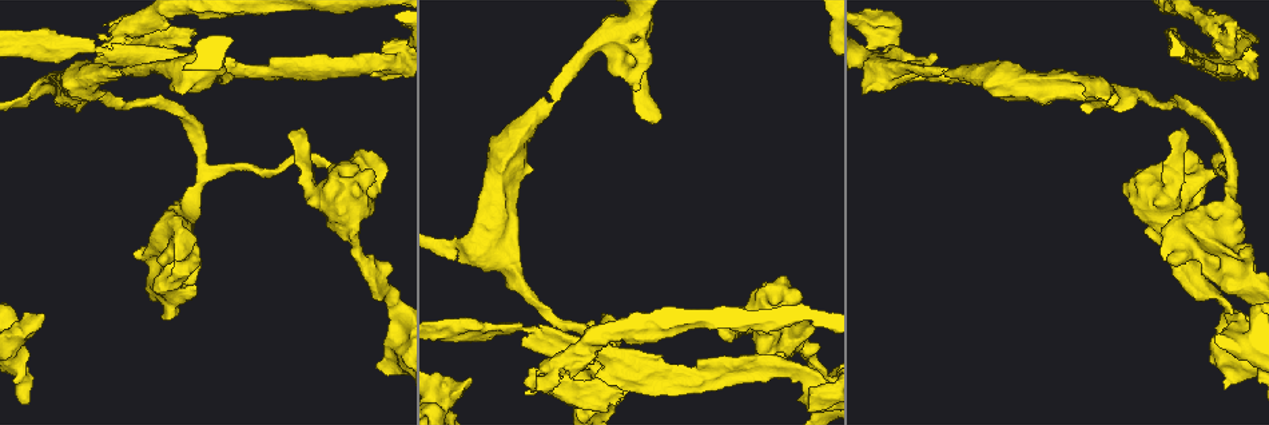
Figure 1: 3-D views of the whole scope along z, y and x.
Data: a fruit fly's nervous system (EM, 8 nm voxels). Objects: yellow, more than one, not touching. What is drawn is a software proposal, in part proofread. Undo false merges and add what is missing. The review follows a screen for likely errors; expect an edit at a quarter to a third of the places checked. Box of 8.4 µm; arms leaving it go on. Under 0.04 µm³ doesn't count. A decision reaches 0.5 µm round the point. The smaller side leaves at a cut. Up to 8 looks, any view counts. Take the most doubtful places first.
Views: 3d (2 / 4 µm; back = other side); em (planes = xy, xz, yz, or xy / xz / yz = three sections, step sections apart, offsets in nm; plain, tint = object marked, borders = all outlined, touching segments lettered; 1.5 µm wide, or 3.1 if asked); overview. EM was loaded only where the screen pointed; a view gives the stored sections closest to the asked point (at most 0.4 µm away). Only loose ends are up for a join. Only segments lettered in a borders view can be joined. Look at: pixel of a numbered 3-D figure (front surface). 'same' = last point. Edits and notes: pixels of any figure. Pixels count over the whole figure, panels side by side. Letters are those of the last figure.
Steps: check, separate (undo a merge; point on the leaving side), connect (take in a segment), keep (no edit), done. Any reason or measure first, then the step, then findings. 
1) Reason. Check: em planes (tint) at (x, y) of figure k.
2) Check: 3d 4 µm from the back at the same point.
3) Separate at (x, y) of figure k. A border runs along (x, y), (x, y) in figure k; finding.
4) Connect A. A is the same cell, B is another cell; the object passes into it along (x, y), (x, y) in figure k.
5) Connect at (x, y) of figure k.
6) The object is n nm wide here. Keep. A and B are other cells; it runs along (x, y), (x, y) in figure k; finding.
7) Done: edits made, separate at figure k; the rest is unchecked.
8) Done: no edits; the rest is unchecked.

Thick end. Check: 3d 4 µm at (470, 377) of figure 1.

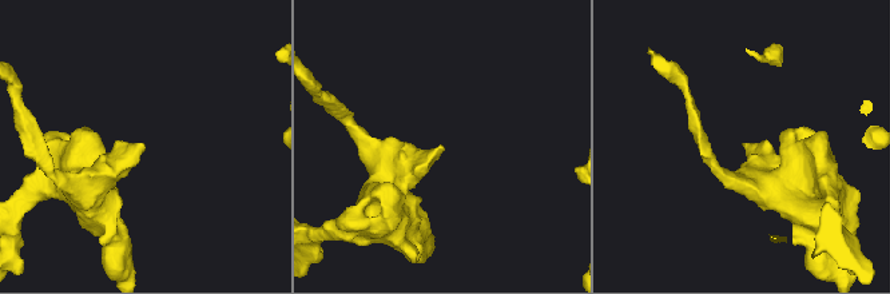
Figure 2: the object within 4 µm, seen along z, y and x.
Check: em planes (plain) at (141, 145) of figure 2.

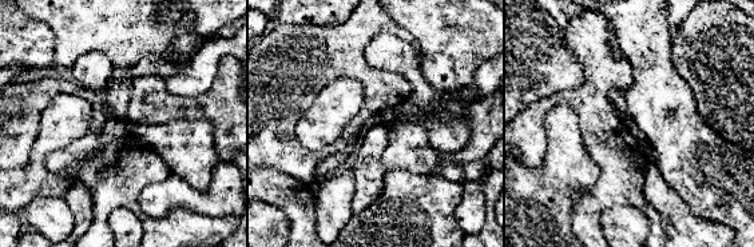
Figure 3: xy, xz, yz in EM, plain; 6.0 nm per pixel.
Check: em planes (borders) at the same point.

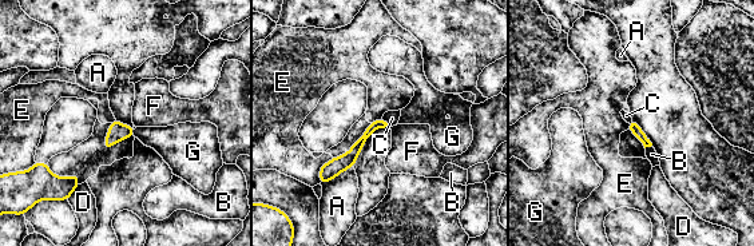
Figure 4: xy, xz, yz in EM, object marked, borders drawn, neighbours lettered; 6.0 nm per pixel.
Keep. A, B, C, D, E, F and G are other cells; a border runs along (383, 116), (389, 126) in figure 4; no lettered segment goes on from it.

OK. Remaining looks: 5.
Thick turns thin. Check: em planes (borders) at (1213, 174) of figure 1.

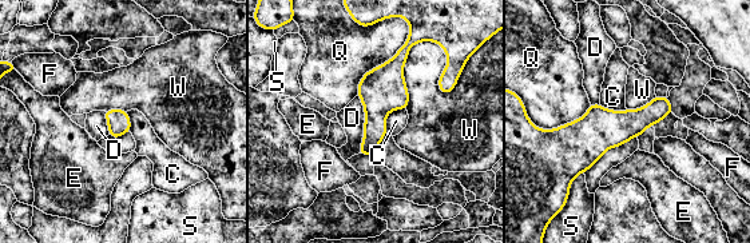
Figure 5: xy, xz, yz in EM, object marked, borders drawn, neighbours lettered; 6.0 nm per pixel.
The object is 140 nm wide here. Keep. C, D, E, F, Q, S and W are other cells; a border runs along (357, 95), (364, 112), (360, 152) in figure 5; one cell here.

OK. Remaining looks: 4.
Closes a loop. Check: 3d 4 µm from the back at (1100, 100) of figure 1.

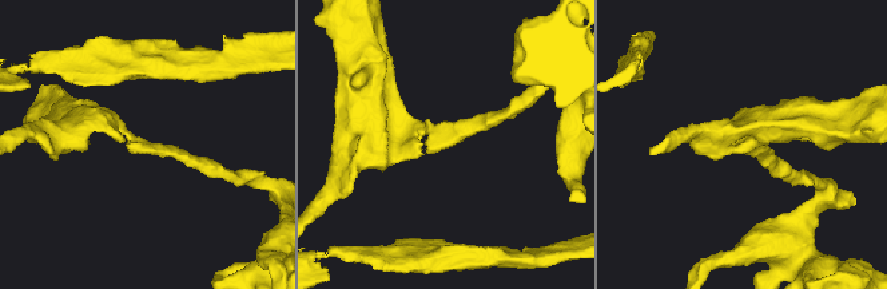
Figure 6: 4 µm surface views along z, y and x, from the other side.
Check: em yz step 8 (borders) at (130, 143) of figure 6.

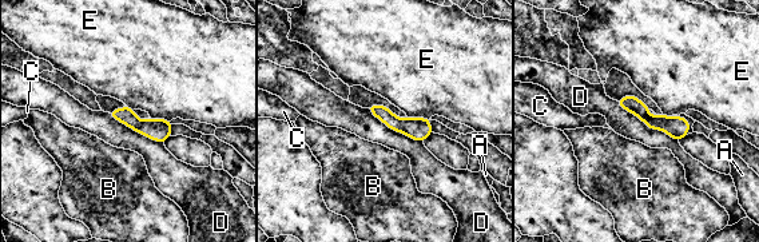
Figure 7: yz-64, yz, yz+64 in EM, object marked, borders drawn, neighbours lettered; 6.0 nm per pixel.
Cut it another way. Check: em planes (borders) at the same point.

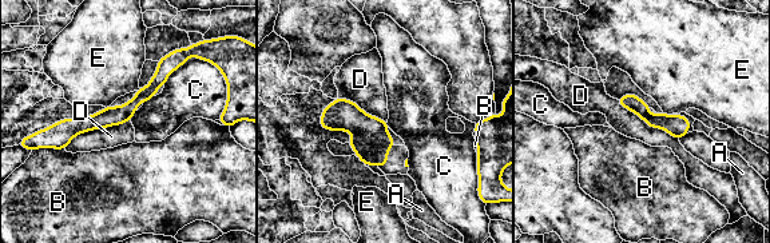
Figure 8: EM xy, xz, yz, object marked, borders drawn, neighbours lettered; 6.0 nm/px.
The object is 110 nm wide here. Keep. A, B, C, D and E are other cells; a border runs along (663, 111), (670, 115) in figure 8; continuous, no second cell.

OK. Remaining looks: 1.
Done: no edits; the rest is unchecked.

